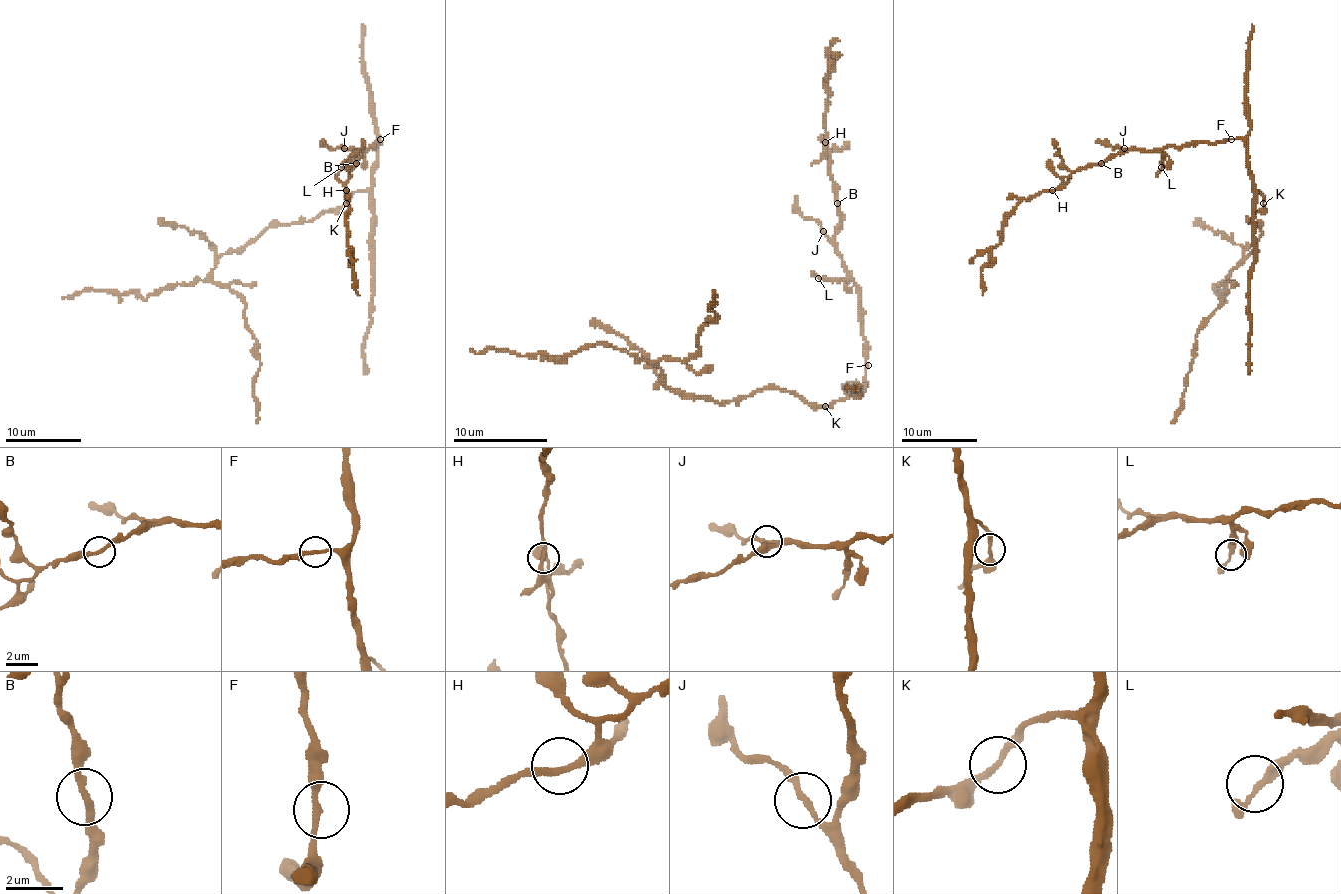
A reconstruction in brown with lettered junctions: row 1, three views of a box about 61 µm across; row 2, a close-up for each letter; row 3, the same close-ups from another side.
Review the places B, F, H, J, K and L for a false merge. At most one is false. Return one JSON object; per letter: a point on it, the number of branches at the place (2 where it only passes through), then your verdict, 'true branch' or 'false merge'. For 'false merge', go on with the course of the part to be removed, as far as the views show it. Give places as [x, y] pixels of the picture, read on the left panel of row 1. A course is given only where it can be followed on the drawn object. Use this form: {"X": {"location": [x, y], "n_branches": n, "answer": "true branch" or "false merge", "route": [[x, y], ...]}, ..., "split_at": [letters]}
{"B": {"location": [356, 163], "n_branches": 2, "answer": "true branch"}, "F": {"location": [380, 139], "n_branches": 2, "answer": "true branch"}, "H": {"location": [346, 190], "n_branches": 2, "answer": "true branch"}, "J": {"location": [344, 148], "n_branches": 2, "answer": "true branch"}, "K": {"location": [346, 203], "n_branches": 2, "answer": "true branch"}, "L": {"location": [341, 167], "n_branches": 2, "answer": "true branch"}, "split_at": []}

